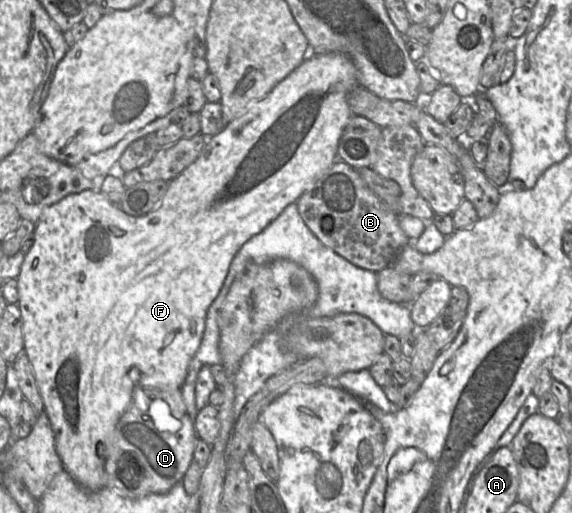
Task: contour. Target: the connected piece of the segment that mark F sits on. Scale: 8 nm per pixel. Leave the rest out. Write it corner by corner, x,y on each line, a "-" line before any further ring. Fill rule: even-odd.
309,53
306,59
304,59
304,61
295,70
293,70
285,79
279,82
270,91
270,93
268,93
266,96
259,99
258,101
254,102
246,111
244,111
234,120
232,120
218,134
208,138
205,147
198,156
198,158
176,178
169,181
169,187
164,197
162,198
158,206
148,214
140,217
130,216
125,212
123,212
118,204
113,204
111,201
109,201
101,192
95,192
90,189
84,190
79,193
73,193
67,195
57,203
52,204
43,210
42,215
35,226
34,244
29,250
29,252
25,255
19,276
17,277
19,300
18,303
16,304
19,306
22,315
23,333
24,333
24,351
26,352
31,362
34,376
36,378
36,383
44,402
45,412
47,413
51,422
51,426
55,435
57,453
61,458
64,470
66,470
83,487
92,491
97,491
103,489
106,486
105,460
98,455
97,452
98,446
99,444
103,444
105,445
106,448
110,447
115,427
120,417
123,415
123,413
126,411
130,403
133,401
134,389
137,386
139,386
143,391
144,389
176,389
176,388
181,388
181,386
183,385
187,376
190,361
194,357
201,343
201,339
205,329
205,319
207,311
211,306
212,302
214,301
214,299
216,298
224,282
224,279
228,273
229,266
234,256
238,252
238,250
248,240
250,240
252,237
262,232
271,222
273,222
282,213
282,211
289,204
296,203
297,200
301,197
301,195
305,193
314,184
314,182
318,180
326,171
328,171
331,168
331,166
335,163
335,161
338,159
337,149
338,149
339,139
341,137
343,129
353,116
353,113
351,112
348,104
348,97
350,93
357,86
360,86
358,83
357,72
353,62
347,55
342,53
325,53
325,54
-
132,367
137,367
140,371
140,377
138,382
134,382
130,377
130,370
132,369

